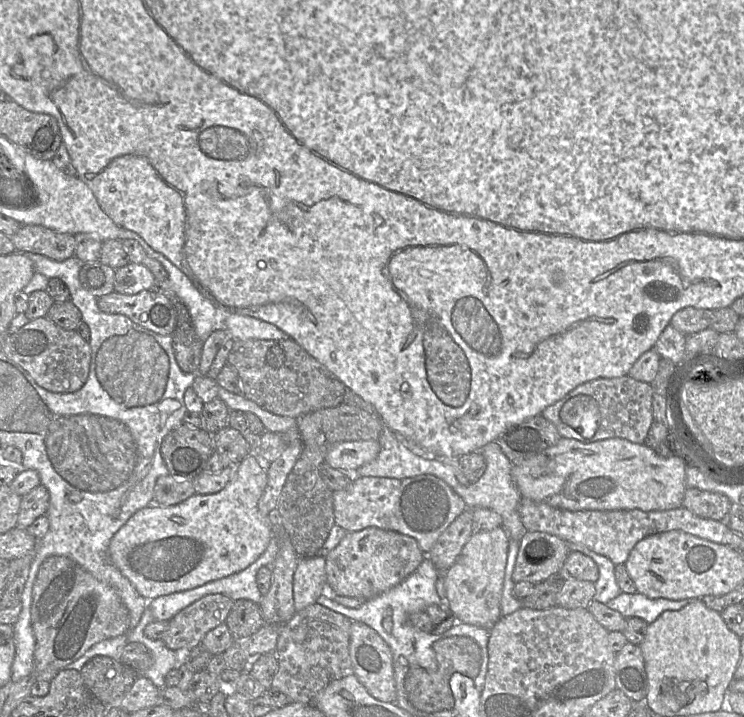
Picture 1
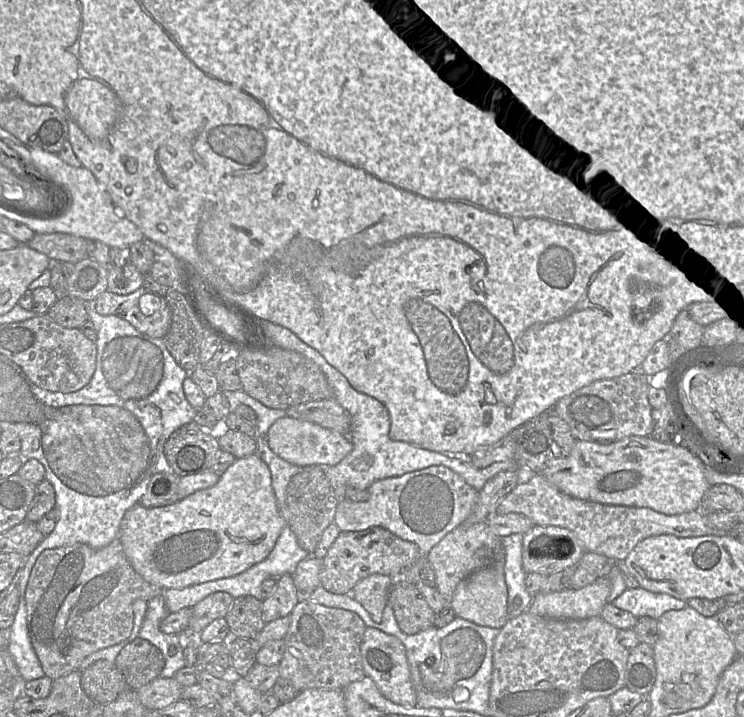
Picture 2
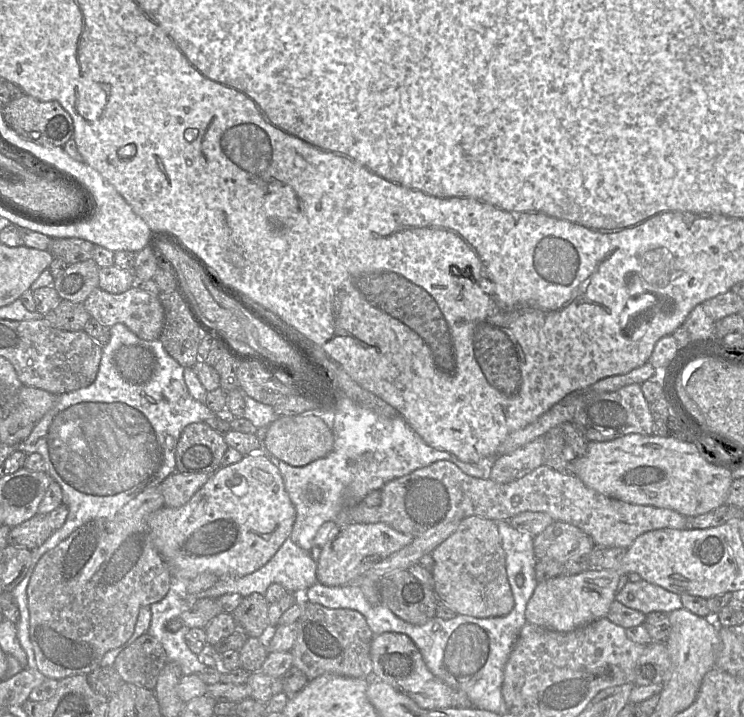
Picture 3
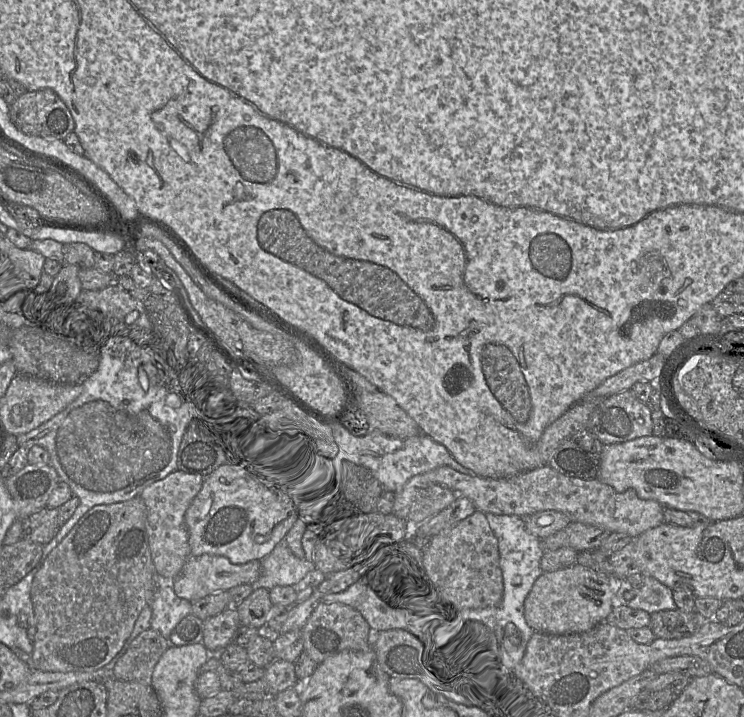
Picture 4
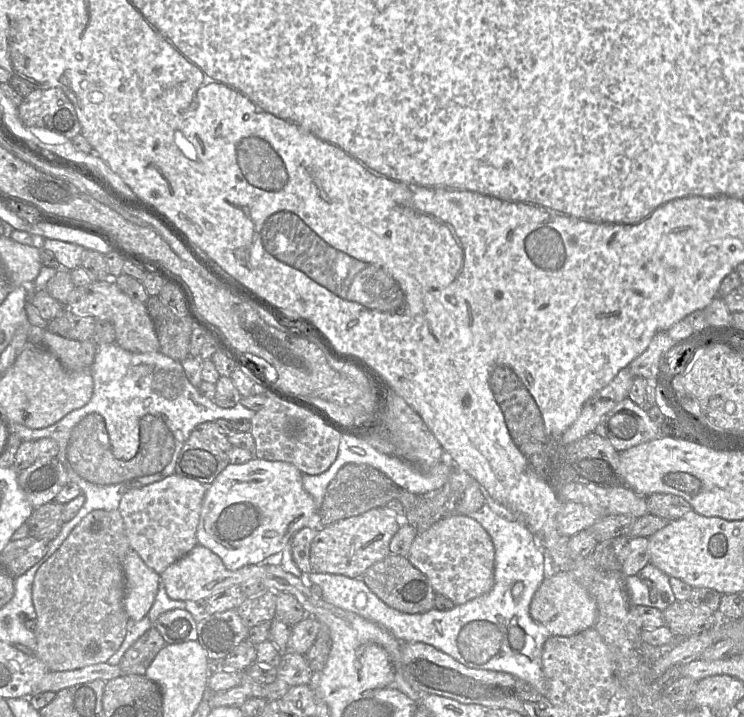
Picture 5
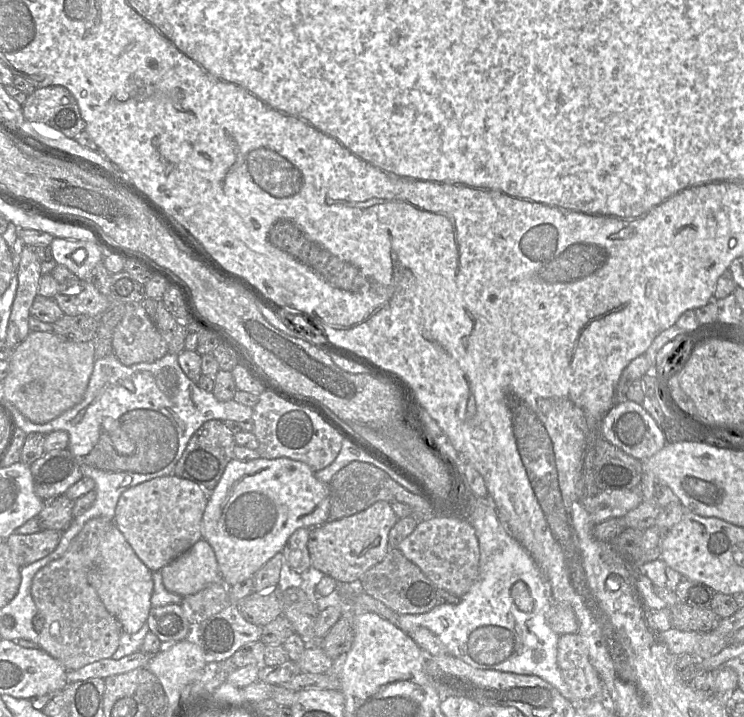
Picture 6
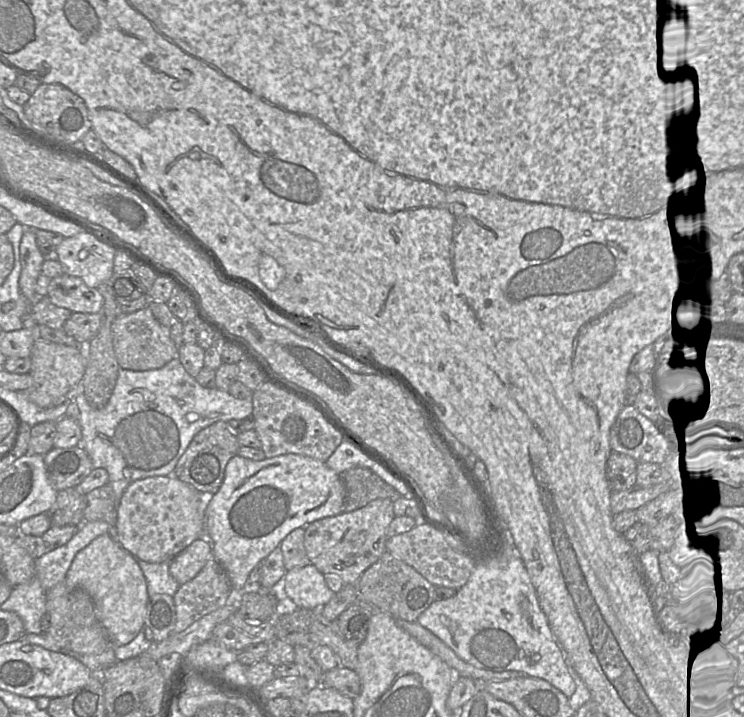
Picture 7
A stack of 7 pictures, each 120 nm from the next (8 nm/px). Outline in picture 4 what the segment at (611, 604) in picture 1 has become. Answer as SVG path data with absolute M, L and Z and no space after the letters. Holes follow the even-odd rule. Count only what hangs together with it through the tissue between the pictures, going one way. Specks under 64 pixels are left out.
M642 572L640 573L643 576L643 584L641 587L634 589L634 590L637 590L637 594L634 596L634 598L632 598L631 600L625 599L624 593L626 591L633 590L633 587L627 579L623 579L618 592L613 597L613 607L624 605L632 609L644 610L649 614L662 611L662 610L677 609L677 606L673 599L673 590L671 588L665 586L664 584L659 582L657 579L649 575L644 575Z

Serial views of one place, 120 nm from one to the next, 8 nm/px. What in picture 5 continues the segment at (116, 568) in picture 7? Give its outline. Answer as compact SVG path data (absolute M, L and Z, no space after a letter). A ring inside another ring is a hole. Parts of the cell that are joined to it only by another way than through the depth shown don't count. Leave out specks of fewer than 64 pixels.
M131 549L124 558L124 606L130 620L140 621L148 615L159 587L160 575L148 567Z

